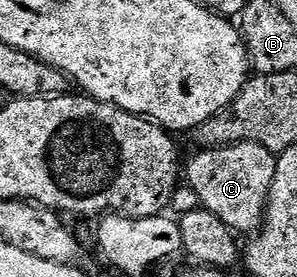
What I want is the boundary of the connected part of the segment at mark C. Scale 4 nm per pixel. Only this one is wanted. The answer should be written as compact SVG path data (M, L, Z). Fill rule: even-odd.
M252 142L203 148L185 162L185 182L191 185L202 209L208 210L233 232L250 235L260 229L275 175L276 155Z

